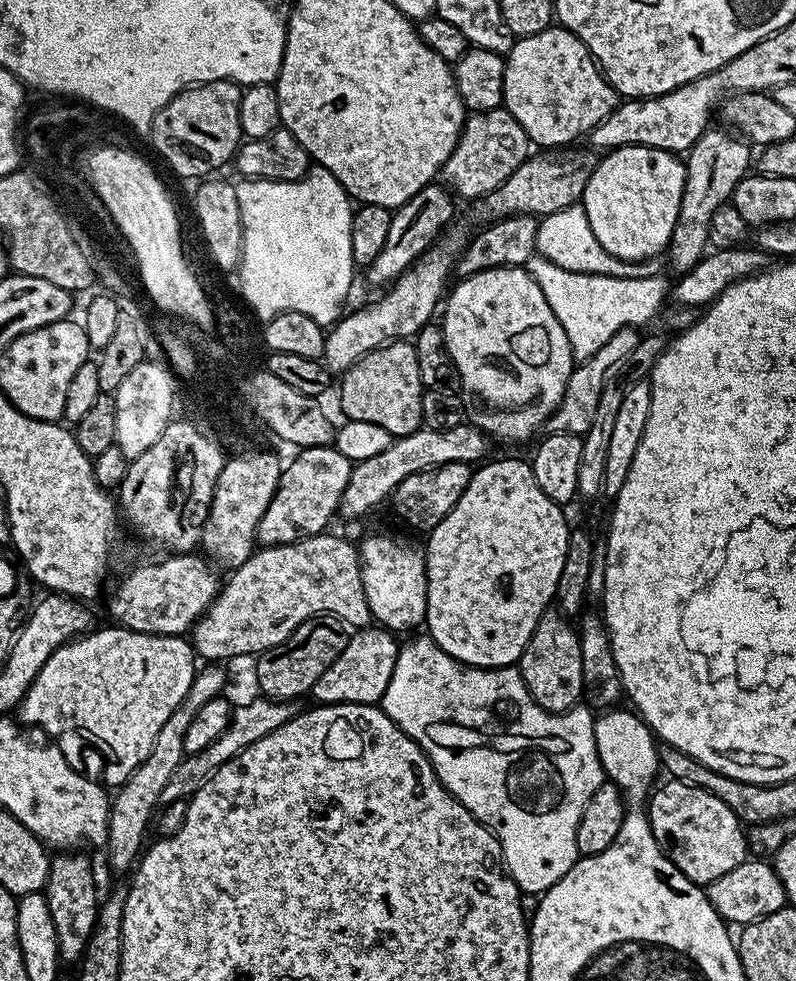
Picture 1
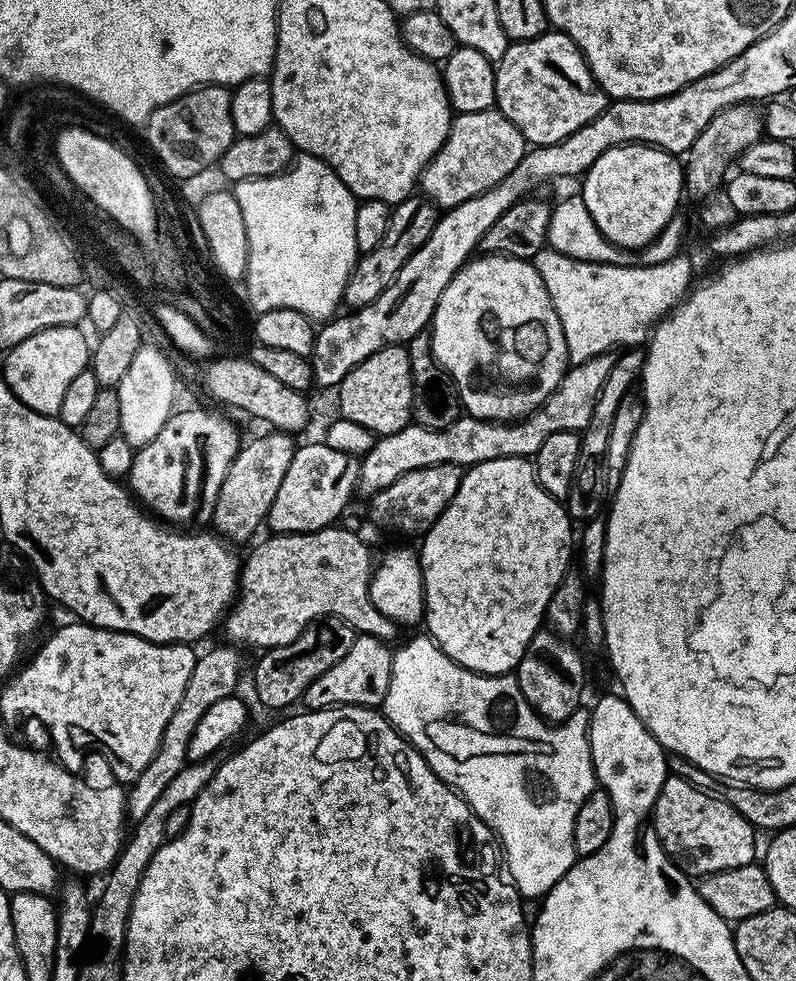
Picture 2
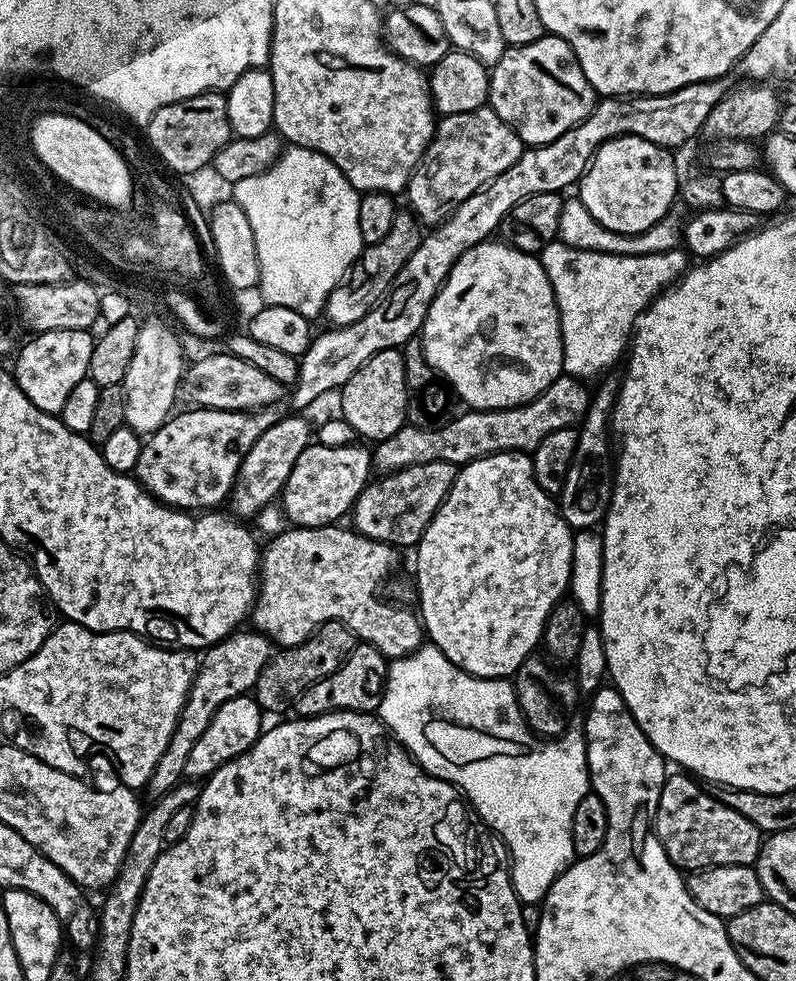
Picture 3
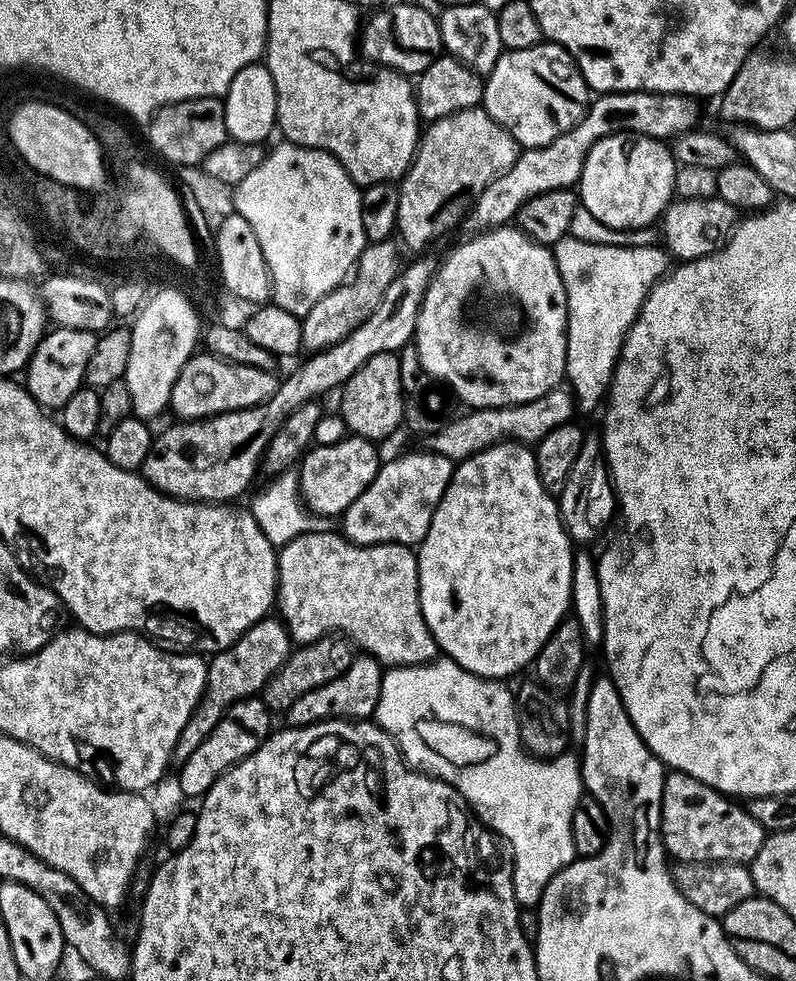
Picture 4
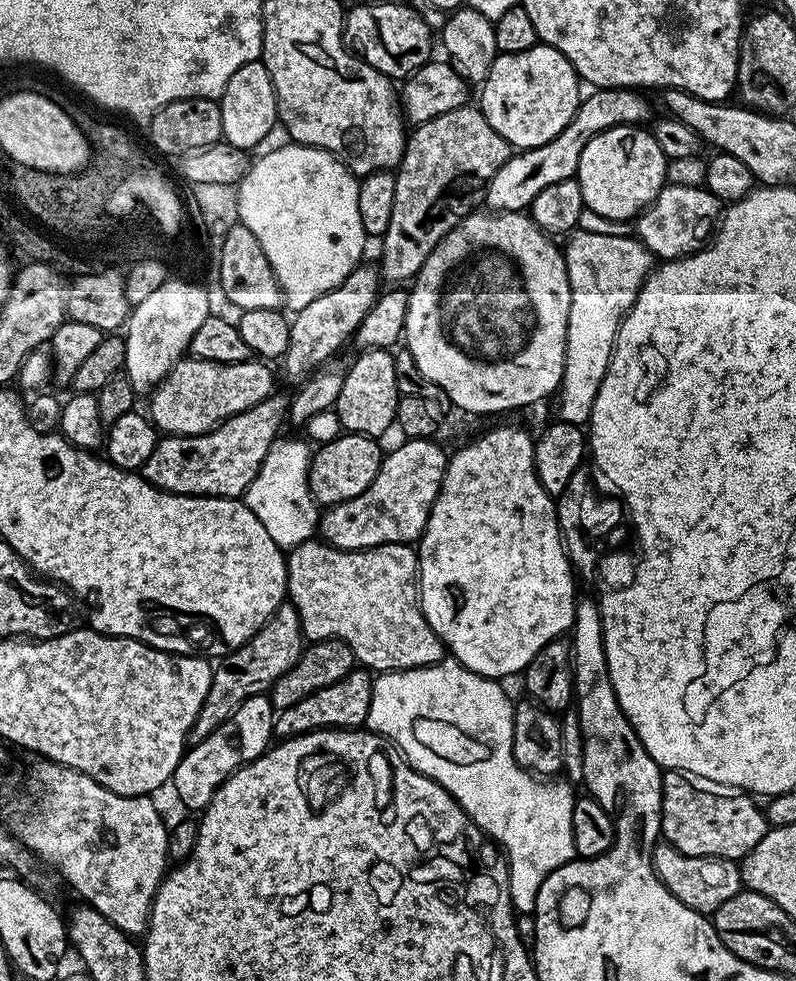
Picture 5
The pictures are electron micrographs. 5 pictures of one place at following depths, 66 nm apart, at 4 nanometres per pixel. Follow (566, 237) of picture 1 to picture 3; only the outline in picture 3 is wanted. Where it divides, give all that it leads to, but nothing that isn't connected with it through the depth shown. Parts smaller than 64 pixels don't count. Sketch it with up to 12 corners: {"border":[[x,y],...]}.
{"border":[[578,198],[565,199],[558,238],[602,254],[662,254],[682,240],[683,203],[650,230],[606,230]]}

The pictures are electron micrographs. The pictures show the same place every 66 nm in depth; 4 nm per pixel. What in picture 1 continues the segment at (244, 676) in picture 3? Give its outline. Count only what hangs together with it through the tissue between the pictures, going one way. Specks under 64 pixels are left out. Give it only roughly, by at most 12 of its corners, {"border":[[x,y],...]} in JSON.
{"border":[[219,663],[197,671],[148,757],[115,789],[106,845],[131,873],[162,790],[184,761],[186,730],[225,691]]}

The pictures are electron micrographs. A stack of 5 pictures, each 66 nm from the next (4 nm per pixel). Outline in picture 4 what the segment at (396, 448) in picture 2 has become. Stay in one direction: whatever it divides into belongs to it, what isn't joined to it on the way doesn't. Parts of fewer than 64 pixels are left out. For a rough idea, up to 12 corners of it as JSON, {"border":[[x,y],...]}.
{"border":[[557,386],[530,402],[477,408],[426,437],[459,462],[494,444],[534,446],[573,419]]}

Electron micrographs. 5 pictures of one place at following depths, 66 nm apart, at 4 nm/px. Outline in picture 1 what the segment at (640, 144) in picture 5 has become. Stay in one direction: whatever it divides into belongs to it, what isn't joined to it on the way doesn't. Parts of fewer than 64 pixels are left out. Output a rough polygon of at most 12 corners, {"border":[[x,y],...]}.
{"border":[[614,148],[582,203],[623,260],[660,256],[674,234],[684,160]]}

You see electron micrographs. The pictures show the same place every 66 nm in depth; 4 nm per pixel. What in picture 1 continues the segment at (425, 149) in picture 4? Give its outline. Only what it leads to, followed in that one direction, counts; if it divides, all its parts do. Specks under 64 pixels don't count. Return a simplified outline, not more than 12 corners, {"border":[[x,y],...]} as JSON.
{"border":[[507,108],[473,111],[442,180],[472,202],[529,155]]}

